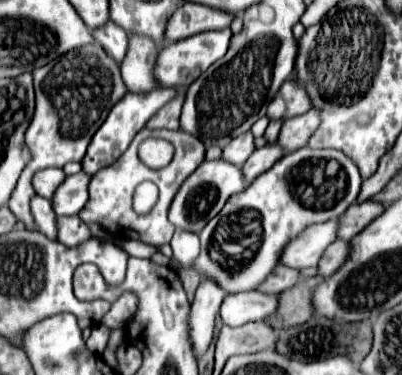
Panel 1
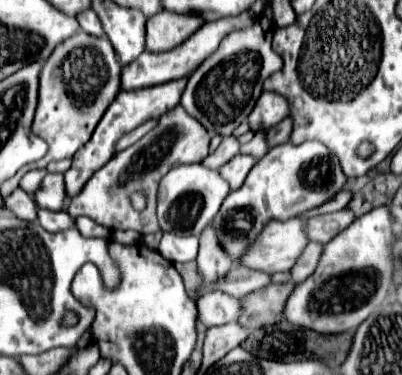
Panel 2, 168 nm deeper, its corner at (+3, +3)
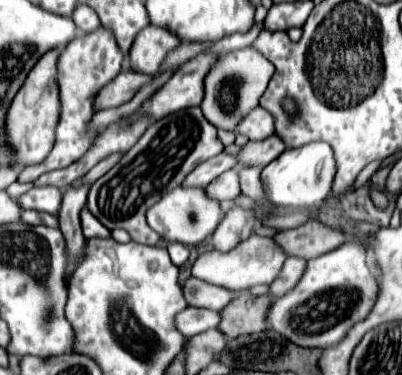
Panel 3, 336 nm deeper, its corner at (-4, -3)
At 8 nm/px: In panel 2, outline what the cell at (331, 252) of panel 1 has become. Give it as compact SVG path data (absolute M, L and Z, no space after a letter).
M308 243L304 247L304 253L298 257L296 265L290 269L290 275L292 275L290 281L294 285L302 283L304 279L308 279L314 273L314 269L318 265L318 259L320 259L320 253L322 253L322 245L318 245L318 243Z

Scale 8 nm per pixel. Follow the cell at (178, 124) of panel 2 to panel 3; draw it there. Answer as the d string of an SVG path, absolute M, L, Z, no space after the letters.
M199 107L171 113L149 125L139 143L135 143L135 147L131 147L111 171L91 185L87 207L107 229L121 227L131 233L133 241L157 245L161 237L147 225L145 211L167 191L183 183L199 163L219 155L221 151L223 145L217 139L217 129L203 117Z

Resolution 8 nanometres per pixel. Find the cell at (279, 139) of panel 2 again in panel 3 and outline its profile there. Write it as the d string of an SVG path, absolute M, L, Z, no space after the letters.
M271 135L263 141L255 141L255 143L247 143L241 153L237 155L239 163L237 167L241 165L257 165L257 167L265 167L269 165L273 159L277 159L283 151L287 149L285 141L279 139L279 135Z

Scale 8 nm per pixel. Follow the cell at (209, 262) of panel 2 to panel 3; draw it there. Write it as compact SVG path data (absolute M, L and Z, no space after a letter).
M233 207L231 211L225 213L223 221L211 235L211 245L215 251L231 251L235 249L241 241L245 241L253 229L255 229L255 215L251 215L251 209L241 209Z

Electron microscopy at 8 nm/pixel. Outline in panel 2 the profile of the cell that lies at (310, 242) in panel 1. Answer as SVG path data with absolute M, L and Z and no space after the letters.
M294 217L288 221L270 221L256 237L252 249L240 257L238 265L264 271L268 275L278 271L290 271L302 249L308 245L304 233L306 219Z

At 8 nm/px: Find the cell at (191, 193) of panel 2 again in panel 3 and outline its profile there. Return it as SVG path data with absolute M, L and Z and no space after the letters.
M179 185L177 189L163 195L163 199L147 211L147 223L165 241L177 241L183 245L199 245L209 235L213 235L213 231L217 229L217 225L221 221L221 215L223 215L221 203L217 199L209 197L203 187Z

